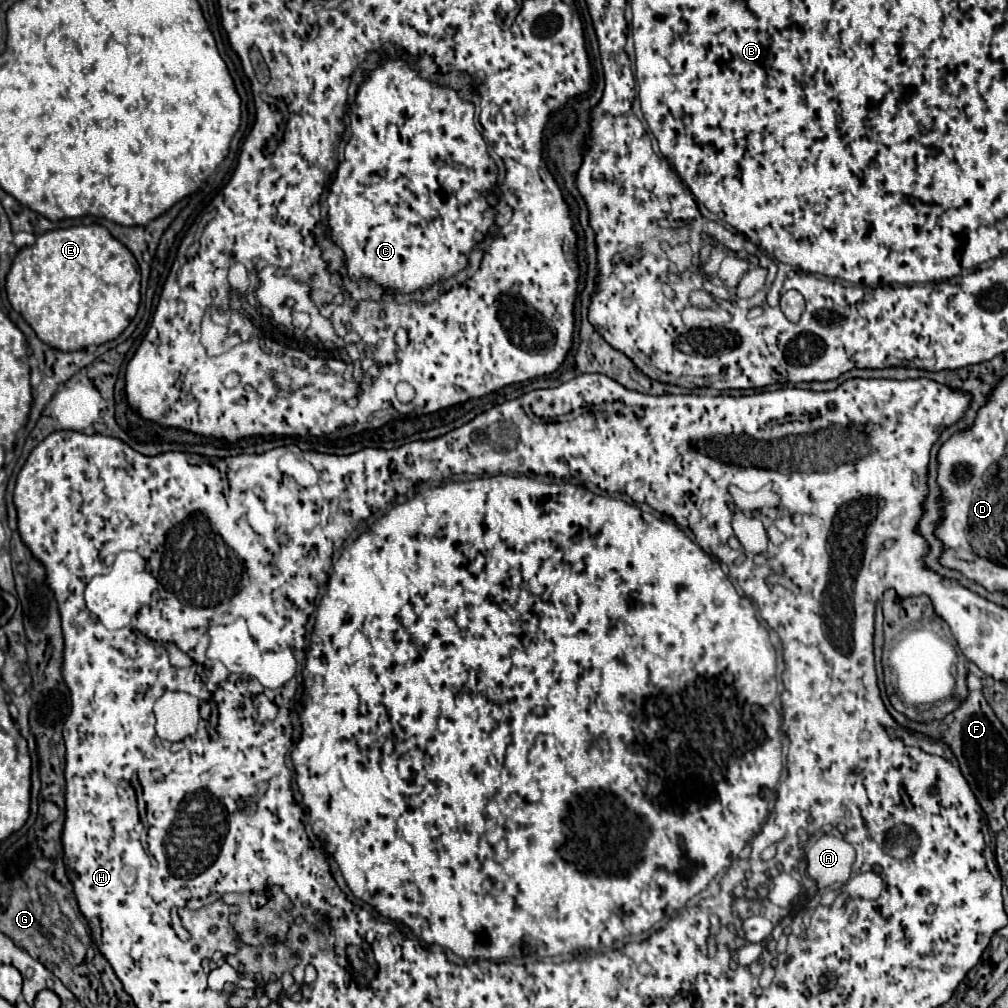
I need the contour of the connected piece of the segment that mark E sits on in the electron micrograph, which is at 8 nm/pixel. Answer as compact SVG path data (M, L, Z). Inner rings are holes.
M98 224L50 230L36 236L32 246L18 252L6 276L6 292L12 308L34 328L36 336L62 352L98 346L118 338L130 324L140 302L140 272L132 252Z

